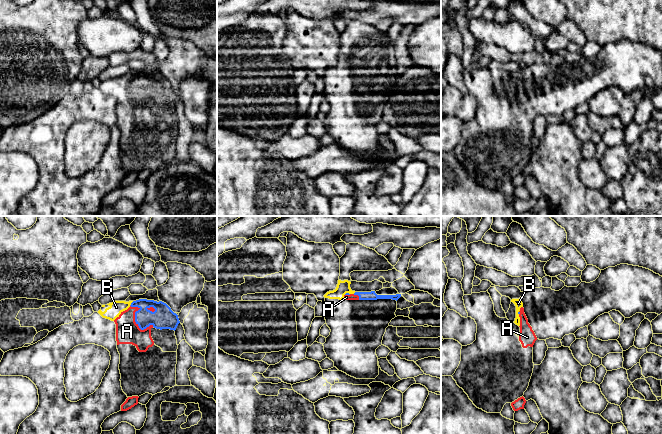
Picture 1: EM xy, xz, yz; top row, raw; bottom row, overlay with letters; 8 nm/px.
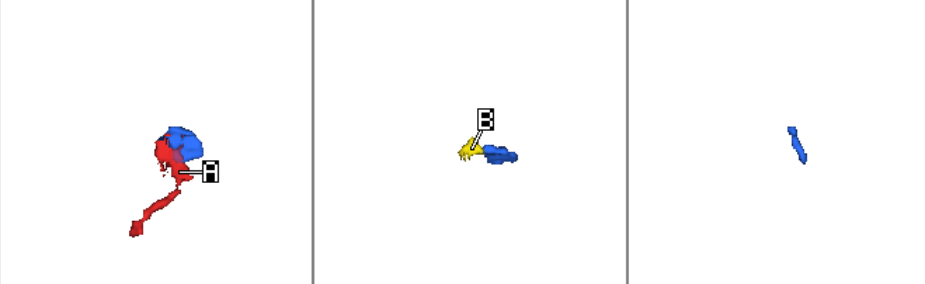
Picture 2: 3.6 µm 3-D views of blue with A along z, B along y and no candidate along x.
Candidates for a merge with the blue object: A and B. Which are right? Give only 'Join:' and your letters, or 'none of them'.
Join: A, B

